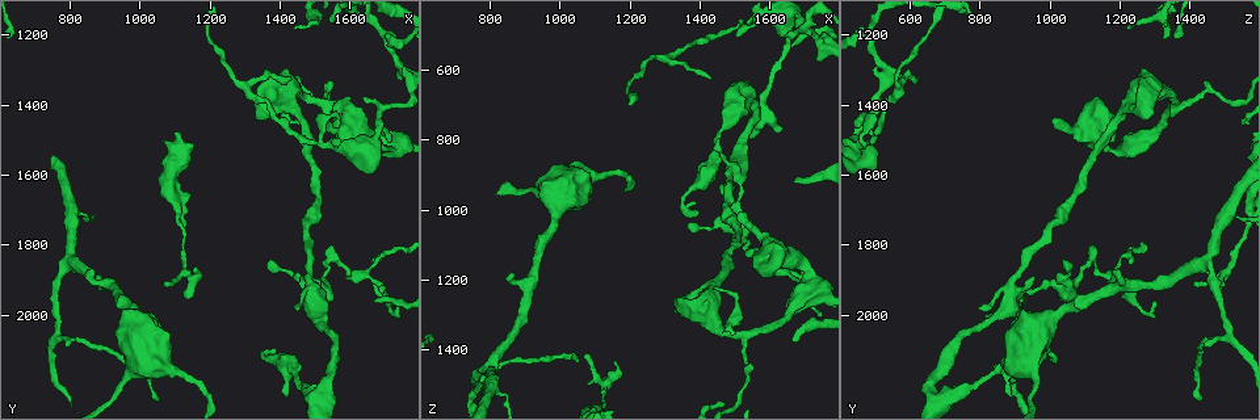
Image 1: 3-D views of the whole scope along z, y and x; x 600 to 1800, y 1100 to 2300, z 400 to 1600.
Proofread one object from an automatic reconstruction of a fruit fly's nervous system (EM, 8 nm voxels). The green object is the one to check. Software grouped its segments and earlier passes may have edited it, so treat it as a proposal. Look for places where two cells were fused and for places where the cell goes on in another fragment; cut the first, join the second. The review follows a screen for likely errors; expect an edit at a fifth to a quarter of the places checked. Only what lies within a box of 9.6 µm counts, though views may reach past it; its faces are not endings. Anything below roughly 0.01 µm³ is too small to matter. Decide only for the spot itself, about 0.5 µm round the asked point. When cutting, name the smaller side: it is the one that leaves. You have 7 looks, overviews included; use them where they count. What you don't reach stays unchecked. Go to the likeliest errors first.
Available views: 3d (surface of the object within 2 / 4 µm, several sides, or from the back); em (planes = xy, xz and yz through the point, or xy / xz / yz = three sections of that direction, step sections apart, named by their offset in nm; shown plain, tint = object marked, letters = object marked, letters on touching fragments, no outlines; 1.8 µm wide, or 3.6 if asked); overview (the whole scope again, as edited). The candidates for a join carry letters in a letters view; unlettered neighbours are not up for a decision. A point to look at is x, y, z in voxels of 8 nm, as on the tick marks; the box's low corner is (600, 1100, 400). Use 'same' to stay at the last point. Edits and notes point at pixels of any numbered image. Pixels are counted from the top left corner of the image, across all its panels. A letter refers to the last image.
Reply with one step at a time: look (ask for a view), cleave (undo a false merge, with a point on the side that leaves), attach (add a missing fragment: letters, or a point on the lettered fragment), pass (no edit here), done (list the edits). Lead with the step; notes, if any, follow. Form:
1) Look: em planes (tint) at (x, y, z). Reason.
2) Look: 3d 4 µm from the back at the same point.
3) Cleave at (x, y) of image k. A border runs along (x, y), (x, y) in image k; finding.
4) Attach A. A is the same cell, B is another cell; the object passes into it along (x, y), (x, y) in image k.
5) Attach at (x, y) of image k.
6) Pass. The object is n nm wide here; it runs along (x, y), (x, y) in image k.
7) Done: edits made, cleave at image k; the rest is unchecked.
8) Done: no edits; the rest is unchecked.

Look: 3d 4 µm at (1490, 1930, 890). Thick turns thin.

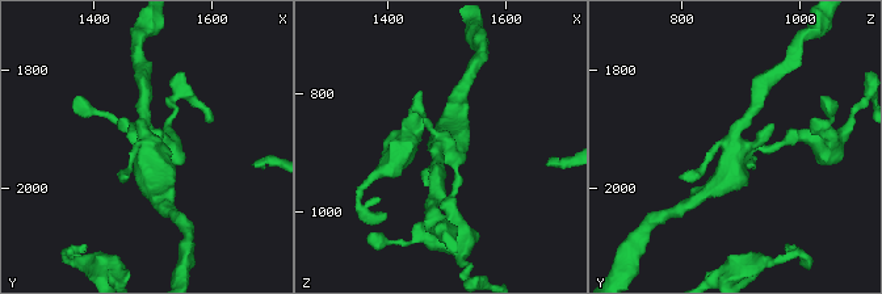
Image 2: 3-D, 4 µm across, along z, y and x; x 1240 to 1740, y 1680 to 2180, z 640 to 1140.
Look: em planes (letters) at (1490, 1930, 890).

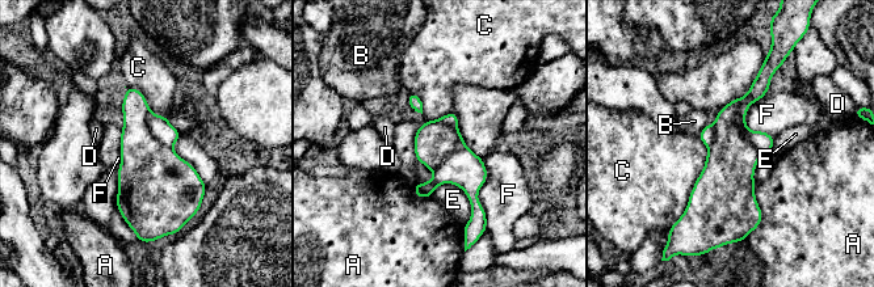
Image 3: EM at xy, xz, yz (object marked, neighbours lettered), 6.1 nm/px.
Cleave at (763, 142) of image 3. A, B, C, D, E and F are other cells; a border runs along (742, 117), (738, 127), (760, 156) in image 3; a second cell is stuck on.

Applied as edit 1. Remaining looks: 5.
Look: em planes (plain) at (1700, 1530, 1200). Three-way junction.

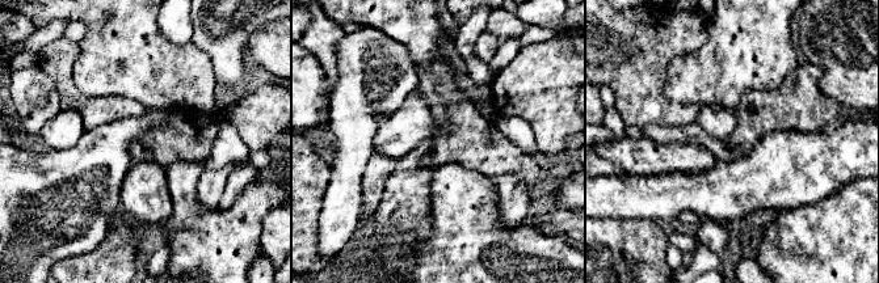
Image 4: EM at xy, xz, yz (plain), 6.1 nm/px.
Look: em planes (letters) at the same point. What lies round it.

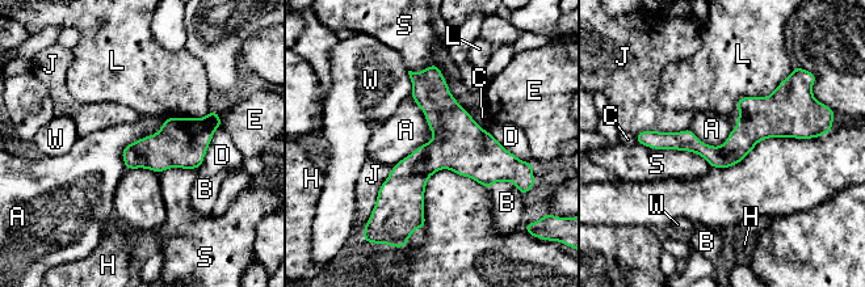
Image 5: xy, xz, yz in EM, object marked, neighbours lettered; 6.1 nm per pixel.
Pass. The longest contact is with A, 460 nm; A, B, C, D, E, H, J, L, S and W are other cells; a border runs along (411, 95), (432, 138), (394, 165) in image 5; one cell here.

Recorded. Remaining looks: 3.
Look: em yz step 8 (letters) at (1120, 1880, 1500). A narrow waist.

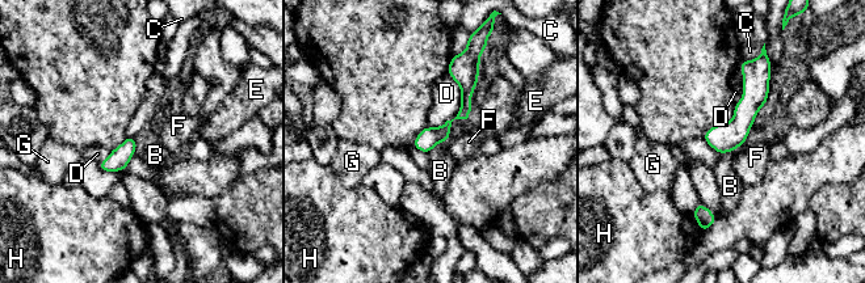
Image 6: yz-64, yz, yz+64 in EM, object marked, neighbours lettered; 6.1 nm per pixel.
Look: em xz step 8 (letters) at the same point.

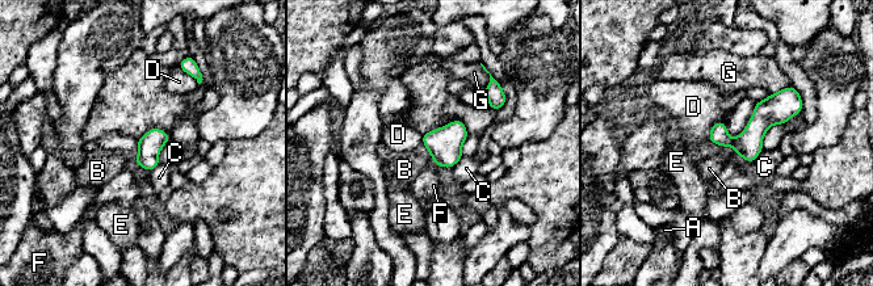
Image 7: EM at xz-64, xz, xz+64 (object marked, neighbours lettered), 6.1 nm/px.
Pass. A, B, C, D, E, F and G are other cells; it runs along (794, 106), (743, 141), (712, 138) in image 7; all the same cell.

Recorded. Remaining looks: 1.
Done: edits made, cleave at image 3; the rest is unchecked.

